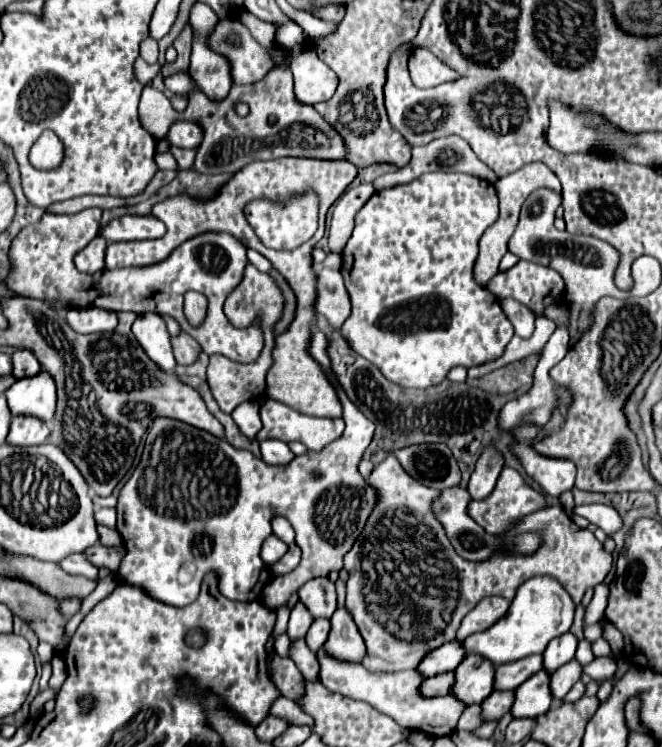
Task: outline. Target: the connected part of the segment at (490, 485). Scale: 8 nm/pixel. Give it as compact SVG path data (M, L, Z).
M492 447L484 449L484 453L478 459L476 469L470 477L470 483L468 483L468 493L472 495L472 499L484 499L488 493L492 493L502 467L504 467L502 455L498 451L494 451Z

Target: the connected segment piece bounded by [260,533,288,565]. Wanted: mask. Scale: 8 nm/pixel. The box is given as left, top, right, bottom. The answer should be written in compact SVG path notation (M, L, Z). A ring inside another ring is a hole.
M272 533L272 535L264 541L264 545L262 545L262 555L260 555L260 557L264 559L266 565L272 565L276 559L280 559L280 555L284 555L286 549L288 549L288 545Z

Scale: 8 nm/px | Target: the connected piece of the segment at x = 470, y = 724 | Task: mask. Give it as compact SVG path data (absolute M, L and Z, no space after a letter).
M468 705L464 709L464 713L460 715L456 729L458 731L472 731L472 729L476 729L480 725L482 725L480 723L480 705Z

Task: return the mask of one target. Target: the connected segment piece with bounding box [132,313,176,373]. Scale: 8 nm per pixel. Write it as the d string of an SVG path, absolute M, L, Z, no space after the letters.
M156 313L138 315L138 319L132 325L132 333L136 335L144 353L158 365L160 371L166 371L166 373L174 371L176 361L172 355L170 335L168 335L166 323L160 315L156 315Z

